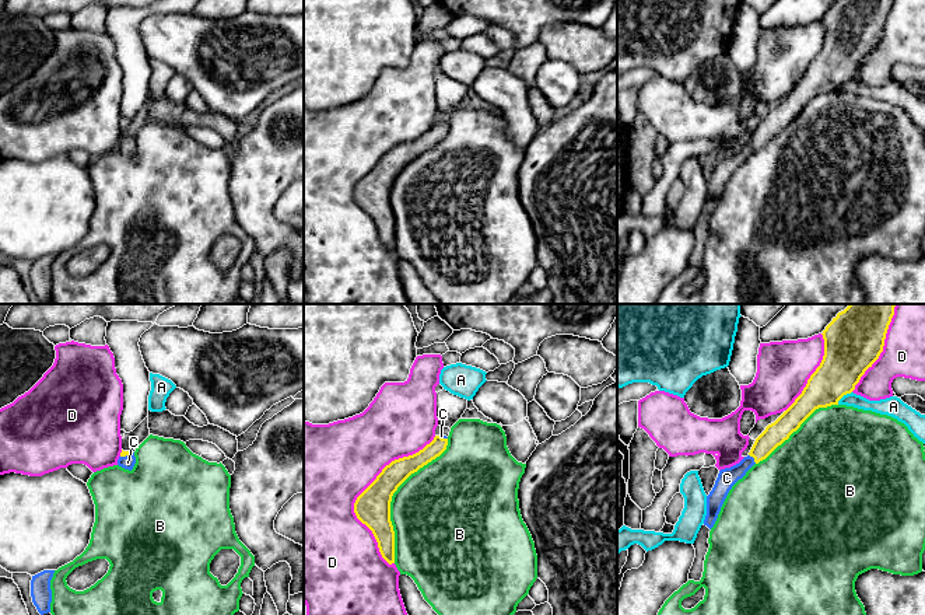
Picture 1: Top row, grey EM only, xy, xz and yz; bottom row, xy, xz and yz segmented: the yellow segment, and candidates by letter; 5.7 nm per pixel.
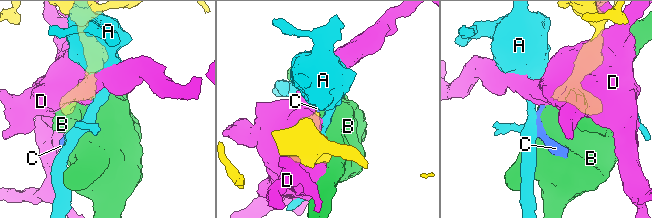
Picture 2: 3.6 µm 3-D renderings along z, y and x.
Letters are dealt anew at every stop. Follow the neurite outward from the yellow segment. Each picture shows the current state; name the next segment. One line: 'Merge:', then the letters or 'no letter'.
Merge: C

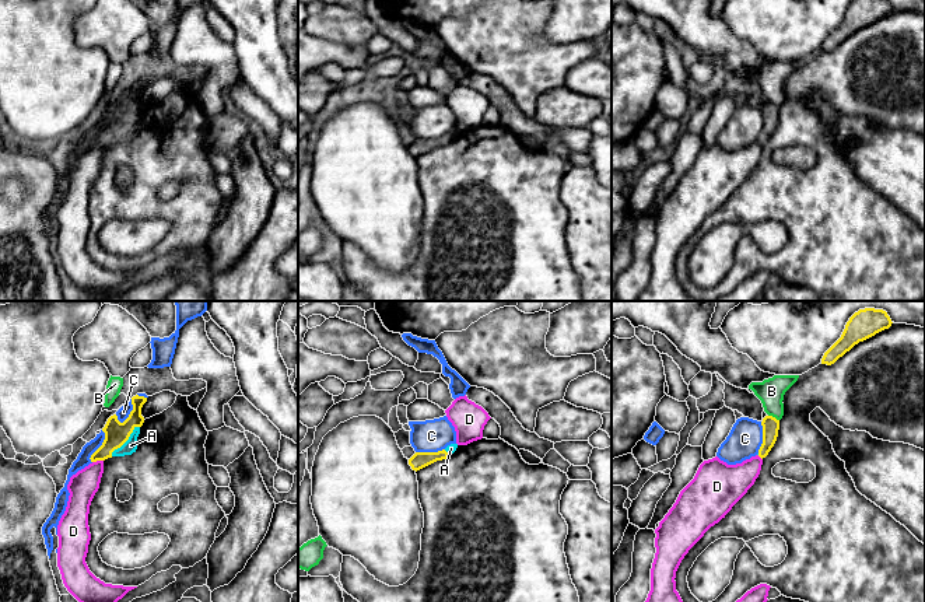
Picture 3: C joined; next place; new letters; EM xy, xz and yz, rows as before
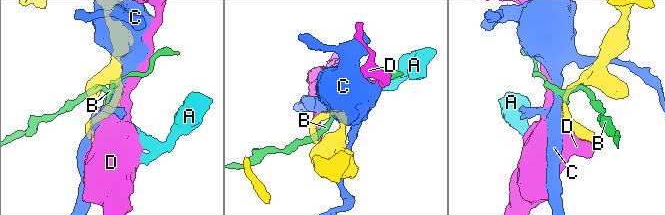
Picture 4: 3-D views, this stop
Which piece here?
Merge: A

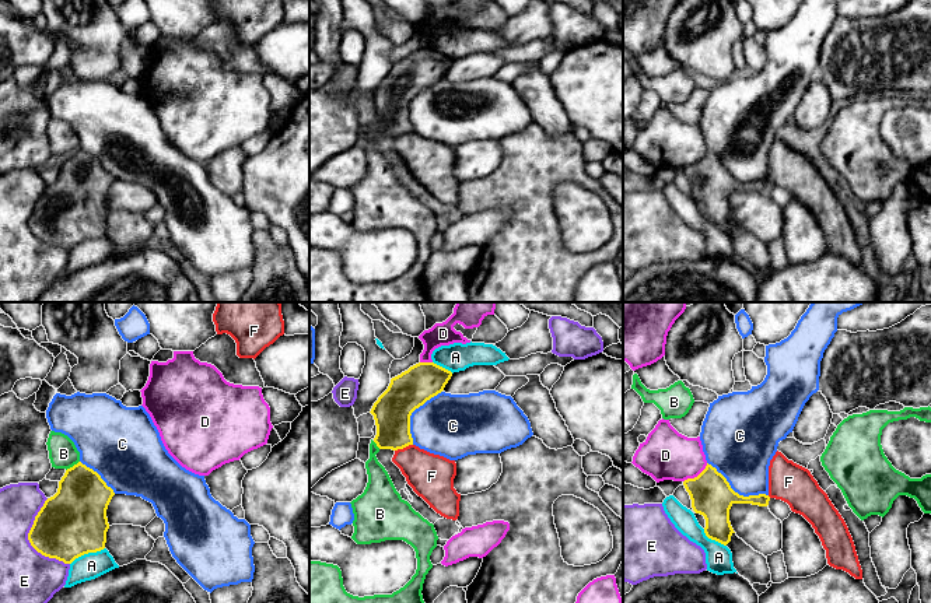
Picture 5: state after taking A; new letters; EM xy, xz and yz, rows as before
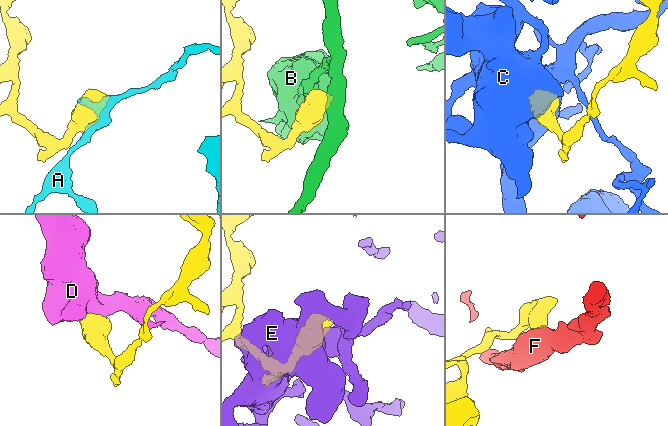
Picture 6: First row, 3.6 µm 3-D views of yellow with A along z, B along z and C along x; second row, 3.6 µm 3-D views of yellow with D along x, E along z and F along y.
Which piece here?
Merge: no letter

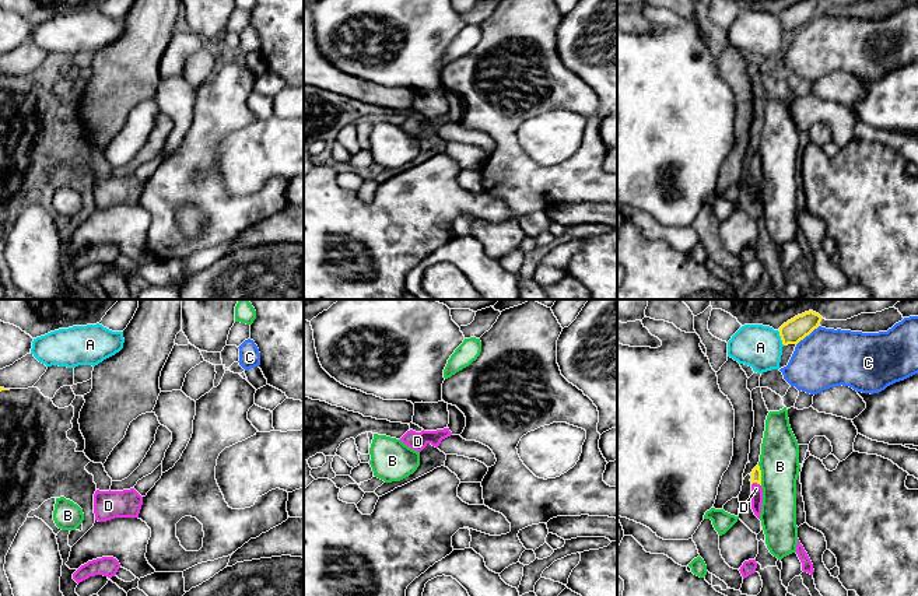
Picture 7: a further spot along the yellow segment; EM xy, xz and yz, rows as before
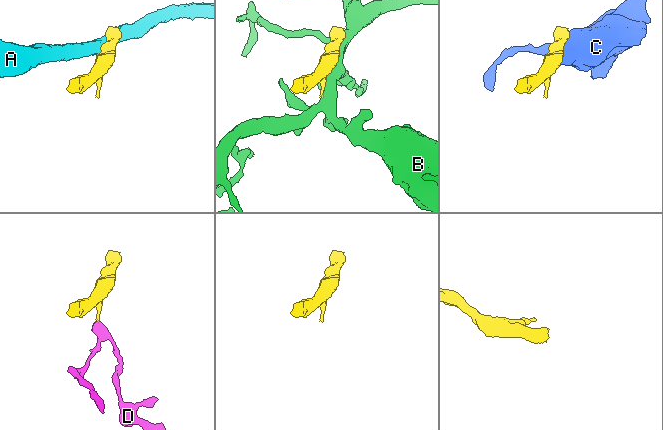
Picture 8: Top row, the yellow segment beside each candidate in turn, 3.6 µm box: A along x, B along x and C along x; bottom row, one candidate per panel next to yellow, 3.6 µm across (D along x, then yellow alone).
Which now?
Merge: D

